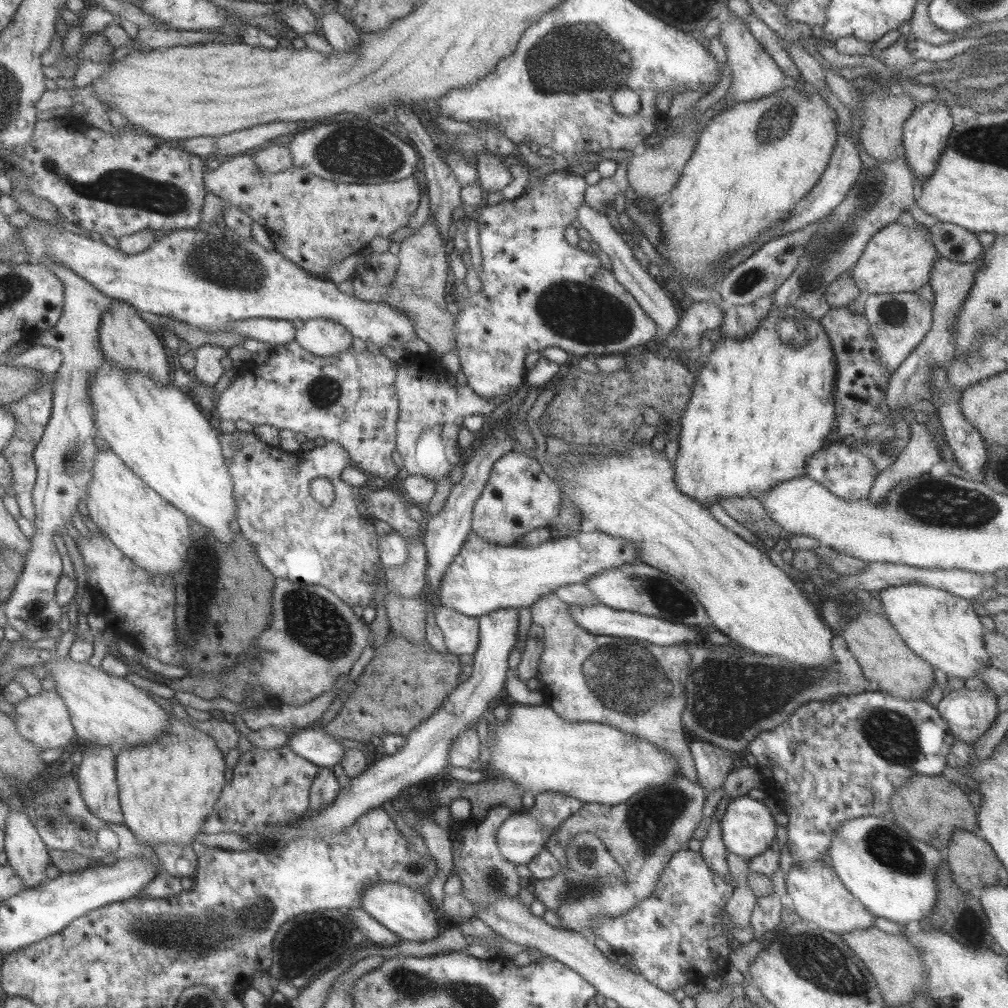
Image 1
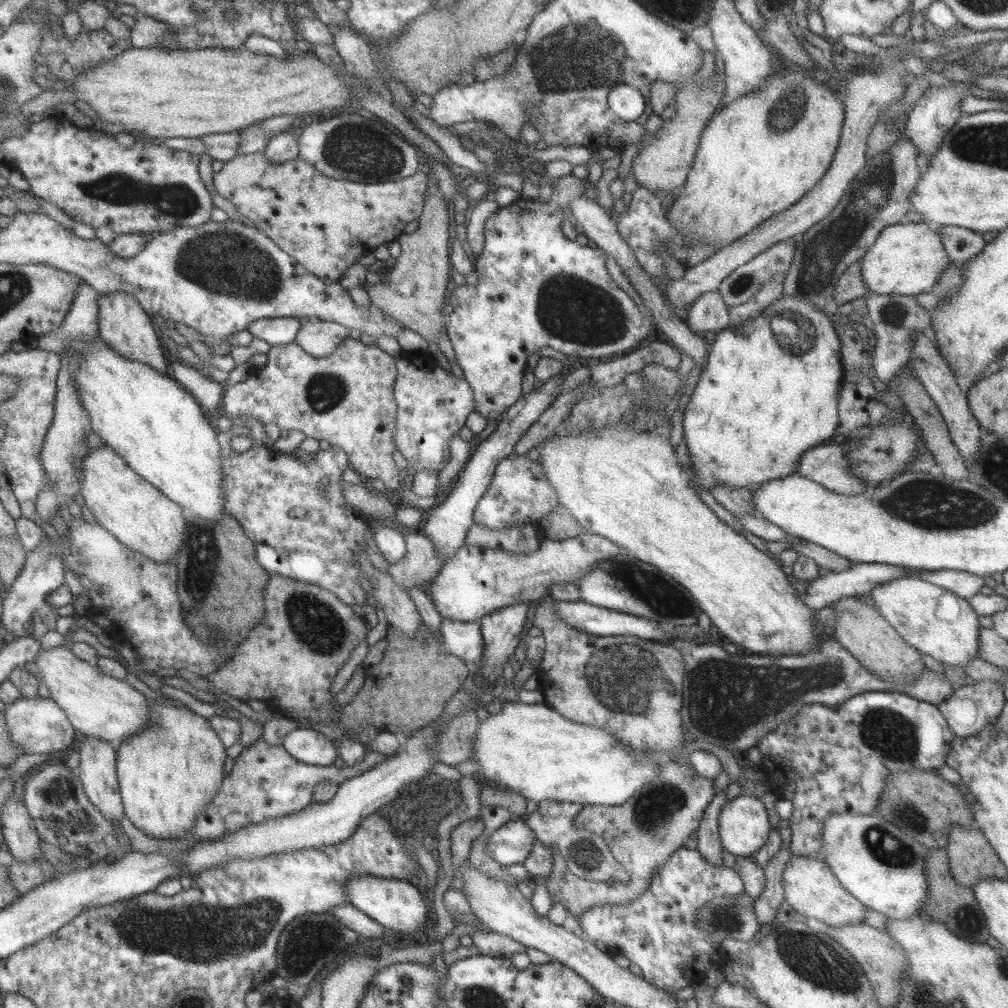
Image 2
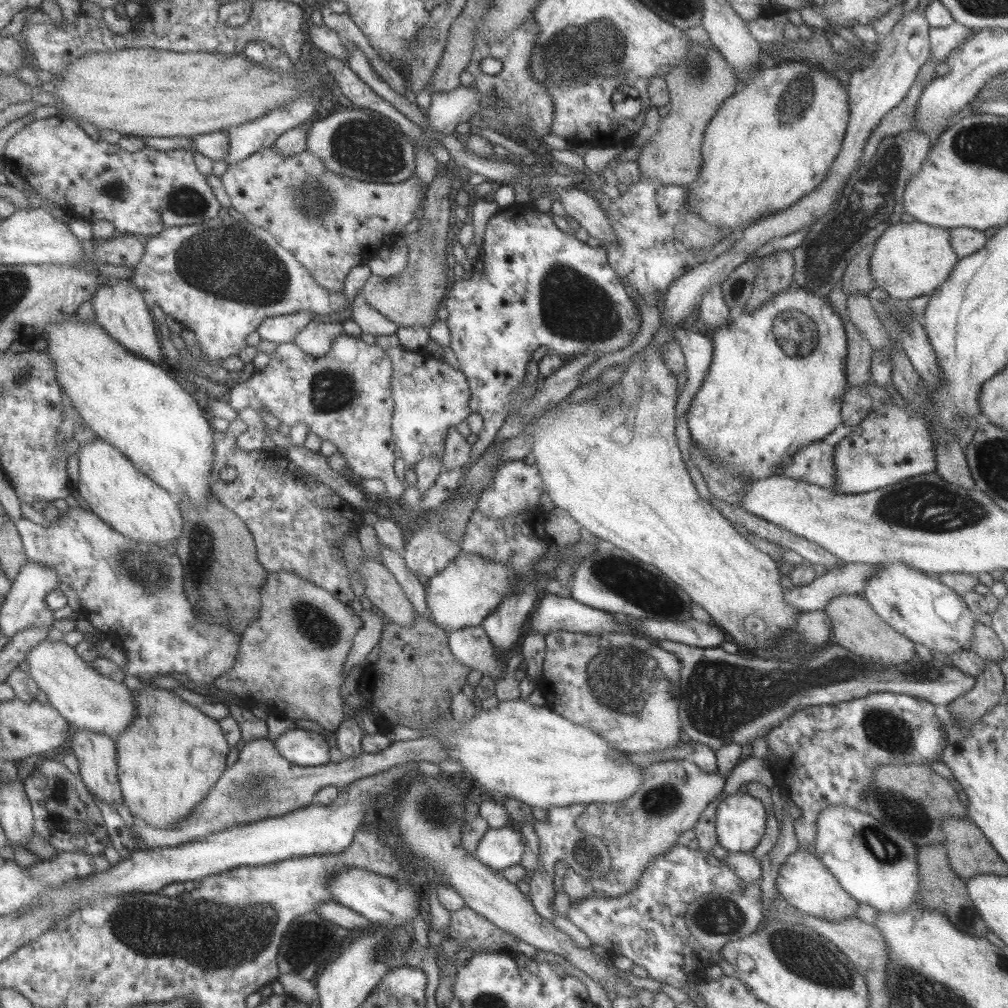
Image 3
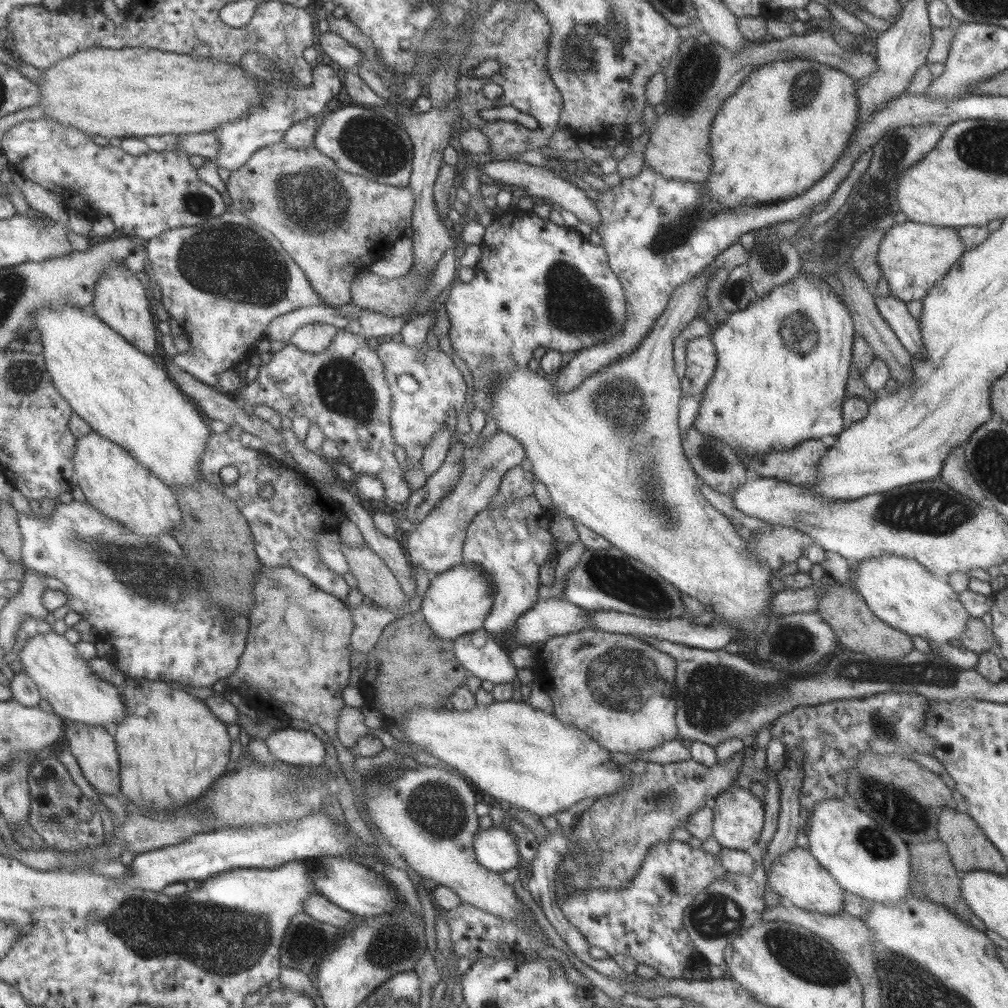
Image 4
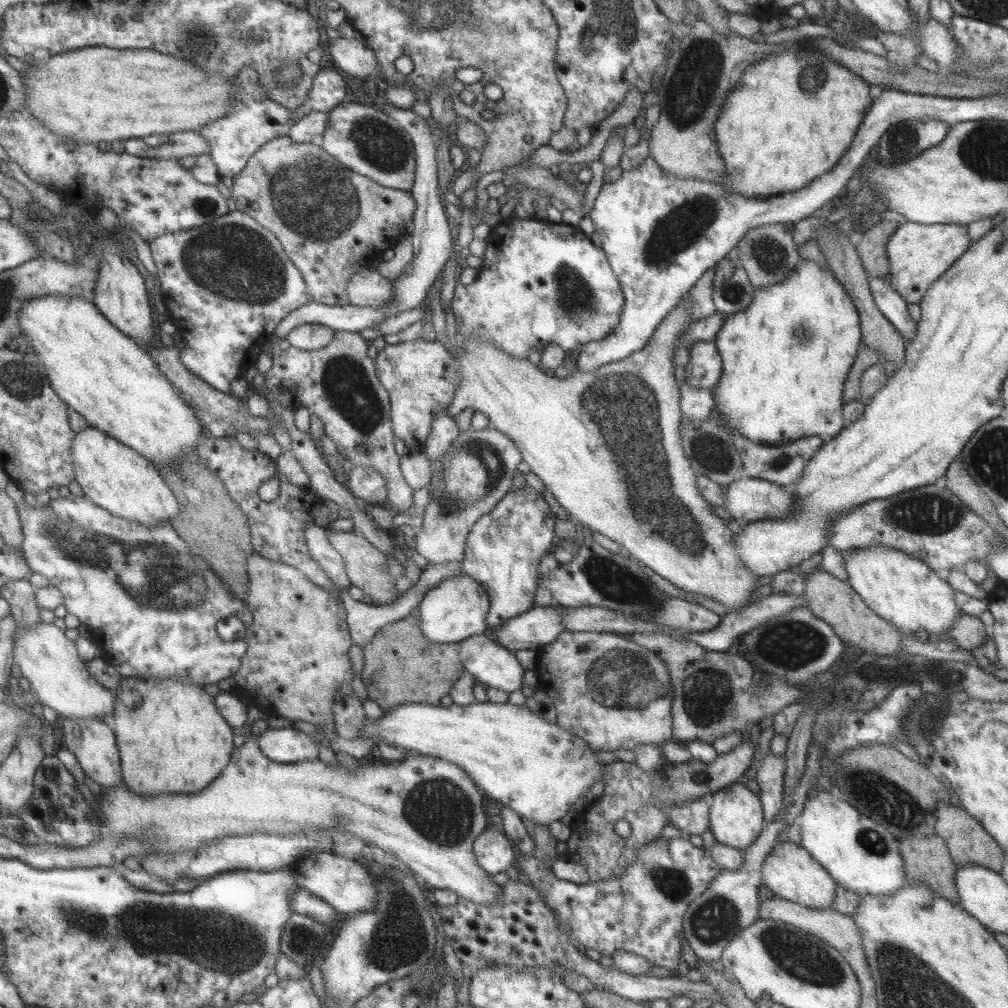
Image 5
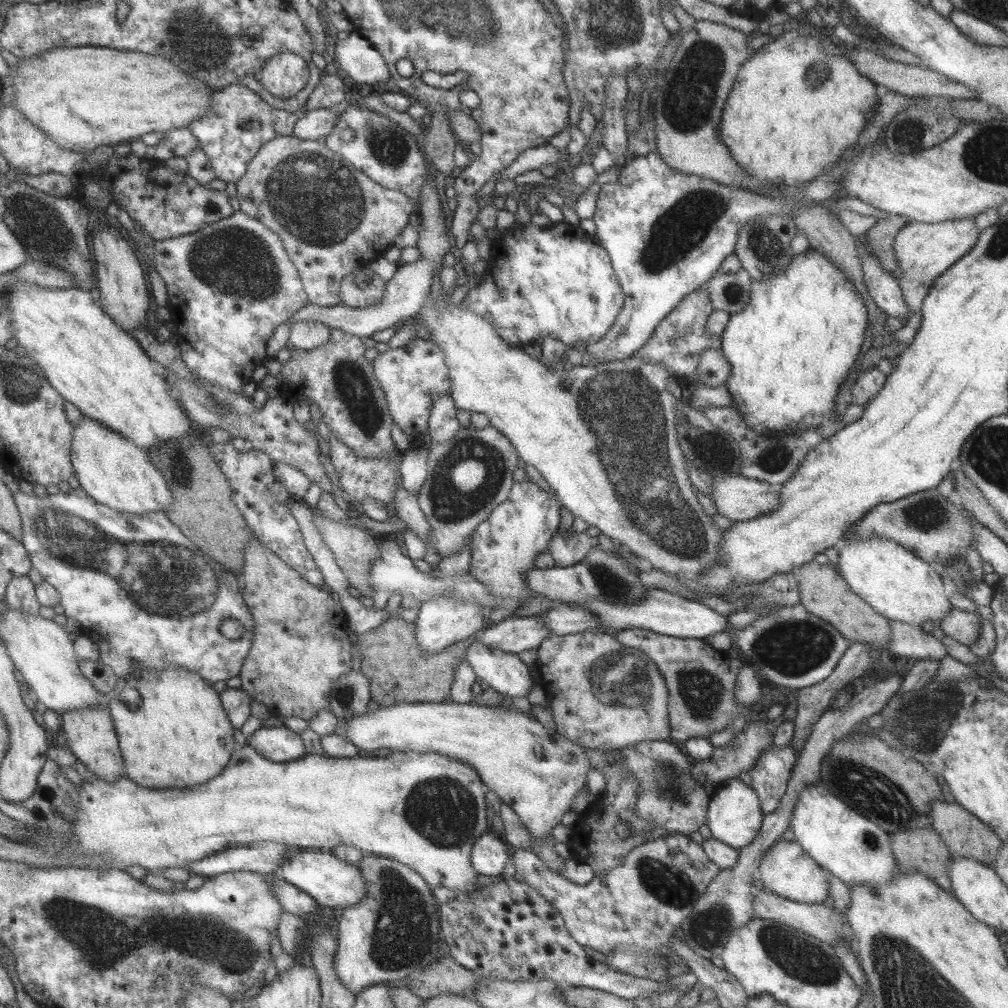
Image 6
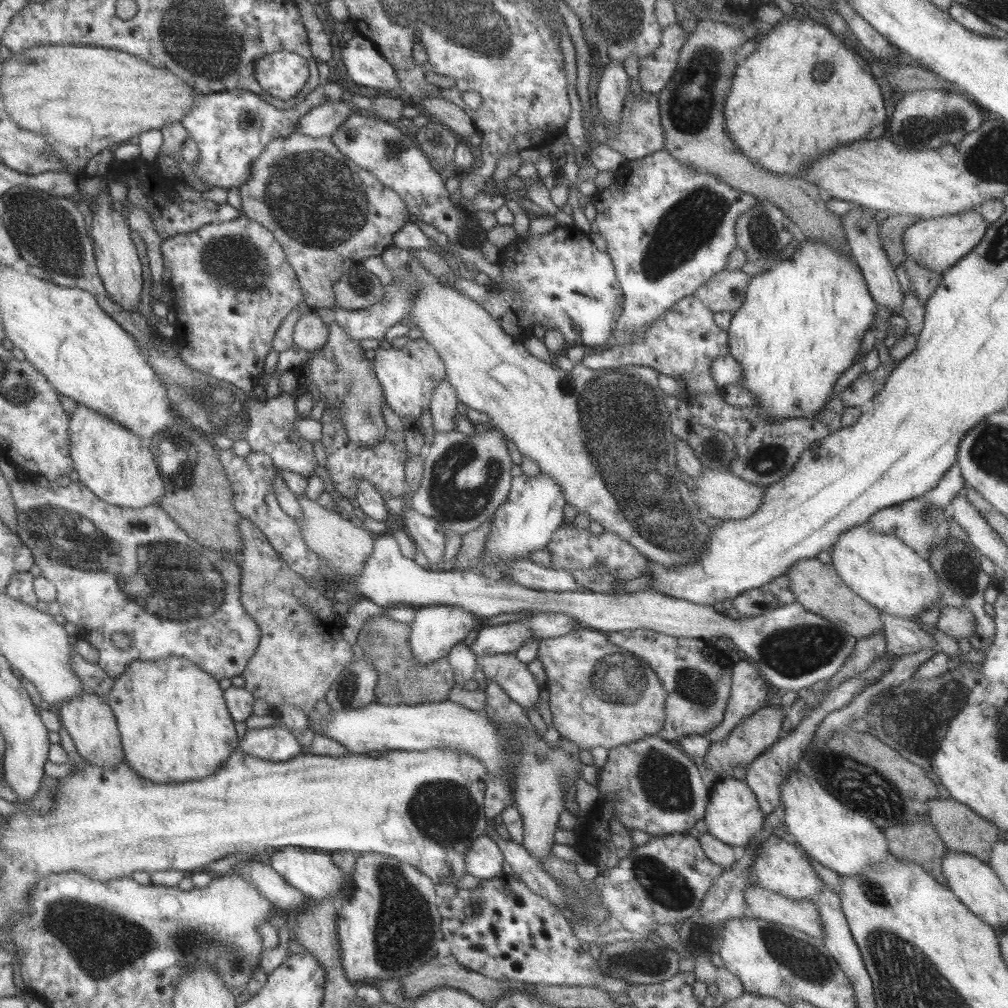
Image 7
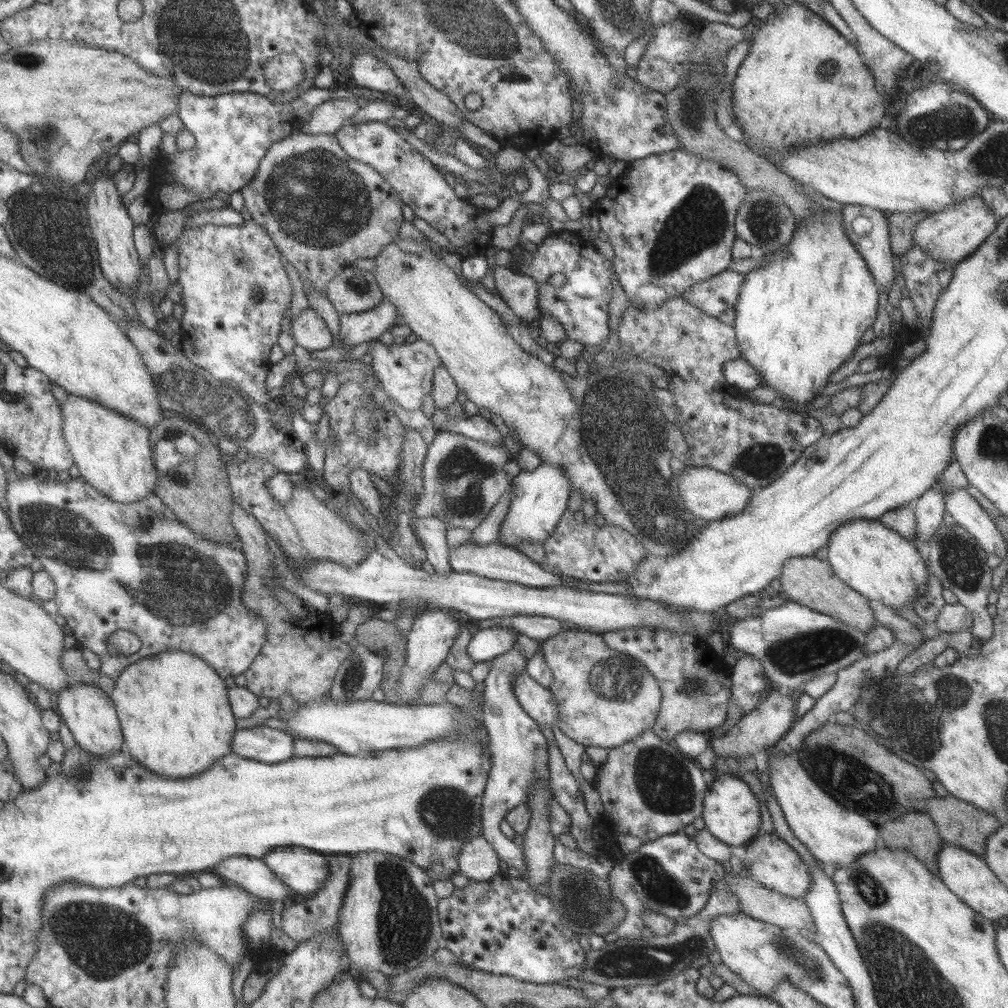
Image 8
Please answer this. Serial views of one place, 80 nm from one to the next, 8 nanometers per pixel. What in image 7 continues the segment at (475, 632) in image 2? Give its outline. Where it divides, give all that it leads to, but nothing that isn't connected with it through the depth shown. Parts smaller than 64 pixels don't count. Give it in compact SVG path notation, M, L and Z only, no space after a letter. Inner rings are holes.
M514 653L476 656L476 662L481 666L484 680L492 680L495 684L498 684L513 702L524 709L533 708L537 711L538 706L535 703L538 700L541 686L536 683L533 675L529 673L527 664L521 663Z

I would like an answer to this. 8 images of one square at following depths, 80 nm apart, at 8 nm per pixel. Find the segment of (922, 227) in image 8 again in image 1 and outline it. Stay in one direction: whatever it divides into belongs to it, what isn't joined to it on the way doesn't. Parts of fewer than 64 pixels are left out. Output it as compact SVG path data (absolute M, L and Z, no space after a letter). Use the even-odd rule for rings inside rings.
M899 222L889 223L867 241L859 260L851 269L851 279L862 297L869 294L916 293L917 289L929 284L929 270L937 258L939 254L930 241L927 229L913 230Z

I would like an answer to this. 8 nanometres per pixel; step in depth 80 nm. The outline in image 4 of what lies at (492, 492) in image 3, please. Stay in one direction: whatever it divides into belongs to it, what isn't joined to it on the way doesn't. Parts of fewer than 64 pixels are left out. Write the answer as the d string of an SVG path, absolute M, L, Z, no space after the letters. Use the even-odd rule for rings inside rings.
M521 465L508 468L505 474L502 474L497 490L489 497L486 508L506 506L508 502L515 502L532 496L535 478L533 471L524 470Z

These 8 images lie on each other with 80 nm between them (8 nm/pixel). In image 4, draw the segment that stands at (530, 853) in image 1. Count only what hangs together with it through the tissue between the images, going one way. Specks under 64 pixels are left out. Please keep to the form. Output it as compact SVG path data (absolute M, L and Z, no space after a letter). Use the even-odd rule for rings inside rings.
M504 826L479 831L472 845L477 862L491 872L500 874L519 864L516 838Z

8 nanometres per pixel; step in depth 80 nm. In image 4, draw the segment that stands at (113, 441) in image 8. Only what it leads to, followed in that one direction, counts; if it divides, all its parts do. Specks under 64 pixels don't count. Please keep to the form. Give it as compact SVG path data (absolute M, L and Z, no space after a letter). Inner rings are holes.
M91 431L85 436L80 436L76 439L76 449L72 460L75 484L82 490L84 494L86 503L92 506L95 510L98 510L103 516L110 518L110 520L117 520L123 528L126 528L129 532L133 534L138 534L139 536L158 536L158 534L165 533L172 534L172 530L176 528L182 521L182 512L176 503L176 494L170 488L167 488L156 476L153 476L142 464L139 464L134 458L125 452L120 446L117 446L114 442L109 442L106 438L99 436L96 432Z

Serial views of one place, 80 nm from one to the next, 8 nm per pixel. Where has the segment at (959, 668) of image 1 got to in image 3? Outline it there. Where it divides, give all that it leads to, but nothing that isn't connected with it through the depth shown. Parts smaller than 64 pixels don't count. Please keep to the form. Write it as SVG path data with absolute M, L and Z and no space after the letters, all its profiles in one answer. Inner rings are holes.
M902 562L875 564L874 574L869 577L861 595L871 605L877 616L899 634L915 644L926 646L930 651L943 652L943 654L952 654L967 648L978 617L967 608L965 601L956 592L938 581L937 575L915 570Z

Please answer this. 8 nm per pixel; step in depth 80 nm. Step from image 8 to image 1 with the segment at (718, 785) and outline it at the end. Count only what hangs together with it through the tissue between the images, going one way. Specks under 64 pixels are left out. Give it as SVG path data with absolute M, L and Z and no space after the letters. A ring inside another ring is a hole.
M757 794L731 799L721 819L721 836L724 847L733 854L750 859L764 852L775 839L775 821Z

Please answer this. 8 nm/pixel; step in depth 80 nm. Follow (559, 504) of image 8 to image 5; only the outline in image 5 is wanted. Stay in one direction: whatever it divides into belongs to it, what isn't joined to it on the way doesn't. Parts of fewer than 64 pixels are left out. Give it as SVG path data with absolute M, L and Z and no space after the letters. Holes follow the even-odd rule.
M524 484L508 491L487 514L480 516L466 536L464 557L460 569L474 578L489 597L486 616L488 630L501 626L533 605L538 586L538 564L556 540L554 522L557 517L539 493Z

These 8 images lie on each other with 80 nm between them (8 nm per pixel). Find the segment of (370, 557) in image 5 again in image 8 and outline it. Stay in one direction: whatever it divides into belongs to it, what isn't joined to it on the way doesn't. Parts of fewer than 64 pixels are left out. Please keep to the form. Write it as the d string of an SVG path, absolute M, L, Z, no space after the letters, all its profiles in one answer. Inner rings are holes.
M303 482L295 483L290 503L283 508L299 535L301 546L316 561L324 560L352 568L359 565L366 557L367 546L365 542L359 540L358 532L350 527L328 502L315 499L310 488Z

